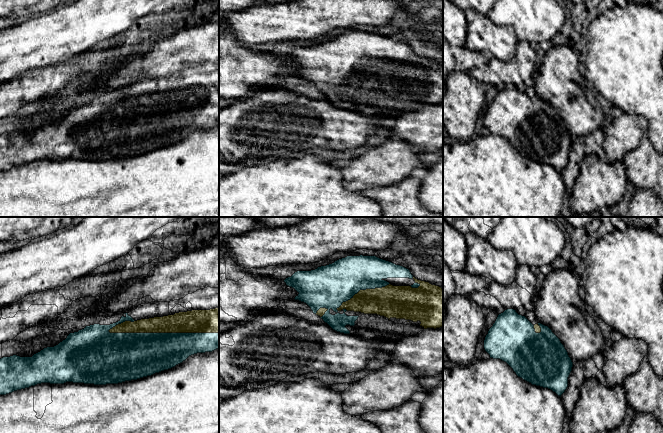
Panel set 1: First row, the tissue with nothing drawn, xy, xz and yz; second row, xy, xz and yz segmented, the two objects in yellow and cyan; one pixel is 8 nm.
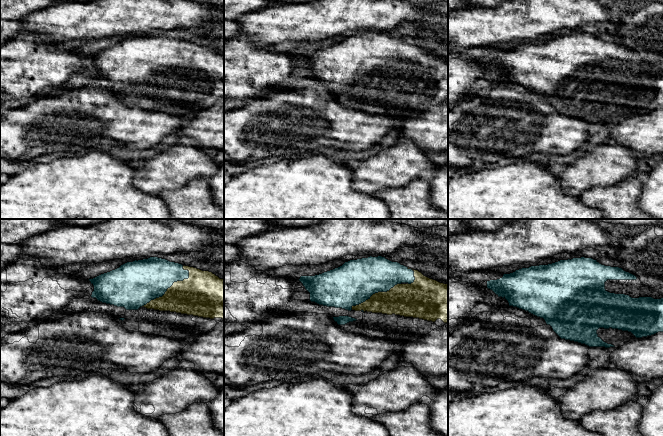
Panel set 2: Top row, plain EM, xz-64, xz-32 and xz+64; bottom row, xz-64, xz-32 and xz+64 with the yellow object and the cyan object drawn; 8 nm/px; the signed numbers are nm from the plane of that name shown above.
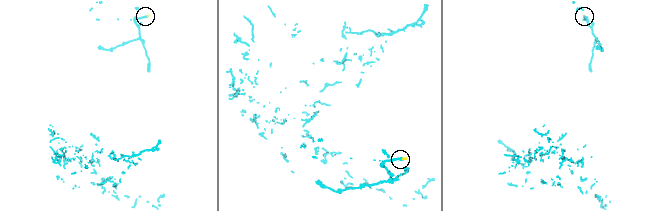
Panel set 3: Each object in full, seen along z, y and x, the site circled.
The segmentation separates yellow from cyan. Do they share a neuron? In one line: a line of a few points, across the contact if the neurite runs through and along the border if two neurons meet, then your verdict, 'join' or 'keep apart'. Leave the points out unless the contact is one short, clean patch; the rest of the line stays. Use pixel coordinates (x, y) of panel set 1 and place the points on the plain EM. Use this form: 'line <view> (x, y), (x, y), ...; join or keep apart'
join

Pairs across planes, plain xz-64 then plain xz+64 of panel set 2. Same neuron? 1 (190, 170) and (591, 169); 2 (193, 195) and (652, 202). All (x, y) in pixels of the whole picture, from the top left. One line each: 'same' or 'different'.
1: same
2: different

